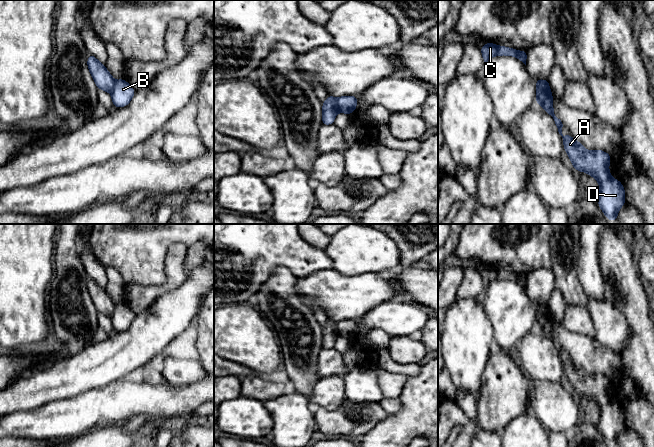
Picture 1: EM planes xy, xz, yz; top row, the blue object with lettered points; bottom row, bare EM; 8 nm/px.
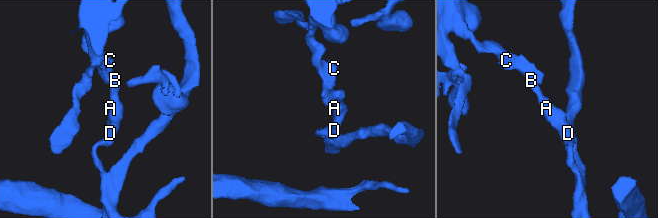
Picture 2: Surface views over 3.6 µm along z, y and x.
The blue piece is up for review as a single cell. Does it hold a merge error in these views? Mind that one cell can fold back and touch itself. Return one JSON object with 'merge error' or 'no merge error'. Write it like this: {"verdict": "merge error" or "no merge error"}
{"verdict": "merge error"}

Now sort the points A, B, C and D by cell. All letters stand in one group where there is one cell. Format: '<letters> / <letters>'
A B D / C

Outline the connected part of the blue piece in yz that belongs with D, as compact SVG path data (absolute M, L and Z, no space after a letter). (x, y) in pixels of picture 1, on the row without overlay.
M536 311L536 326L552 340L558 356L563 362L564 374L567 376L574 393L579 396L585 395L598 405L600 411L598 429L608 444L615 445L619 433L625 428L626 424L622 407L614 403L609 397L608 390L611 385L609 377L602 374L588 375L570 358L564 360L562 358L564 348L554 338L552 322L553 319L549 313Z

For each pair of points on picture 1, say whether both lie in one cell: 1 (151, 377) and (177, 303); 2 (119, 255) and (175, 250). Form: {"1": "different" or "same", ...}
{"1": "different", "2": "different"}

